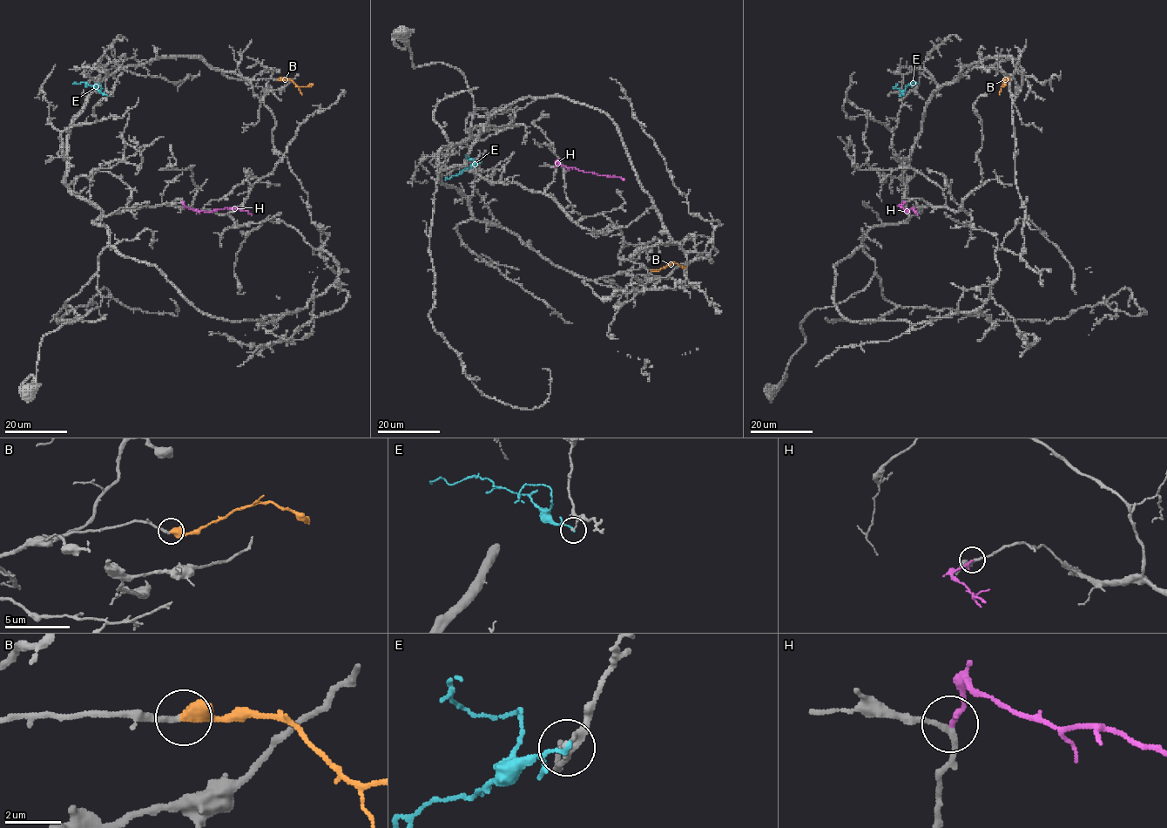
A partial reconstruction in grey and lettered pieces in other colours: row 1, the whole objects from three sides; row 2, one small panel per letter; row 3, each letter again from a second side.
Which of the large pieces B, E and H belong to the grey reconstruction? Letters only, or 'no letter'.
B, H

